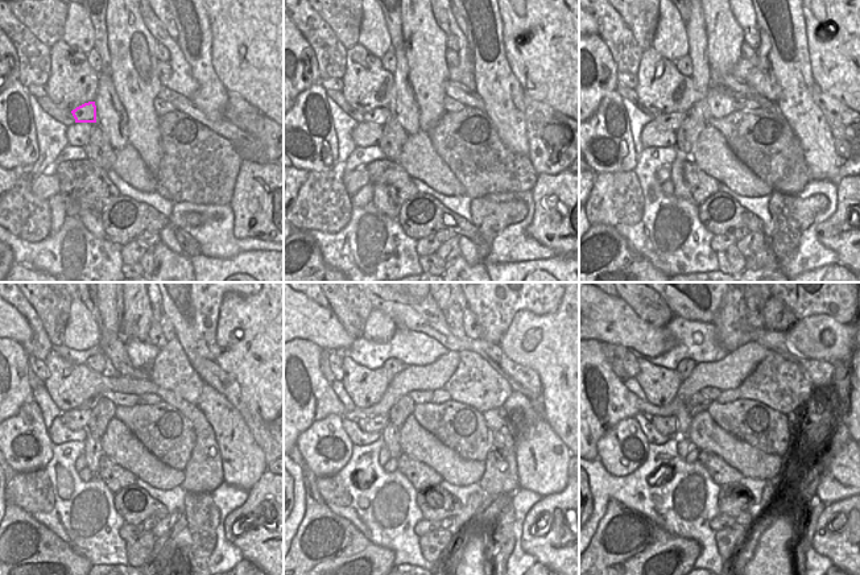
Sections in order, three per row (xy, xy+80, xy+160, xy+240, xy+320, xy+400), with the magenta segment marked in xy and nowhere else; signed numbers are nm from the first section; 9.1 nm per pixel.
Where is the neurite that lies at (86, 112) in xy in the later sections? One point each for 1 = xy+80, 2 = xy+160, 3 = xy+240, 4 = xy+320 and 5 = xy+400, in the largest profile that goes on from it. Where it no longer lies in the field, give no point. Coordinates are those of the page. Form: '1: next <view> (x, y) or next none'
1: next xy+80 (380, 115)
2: next xy+160 (672, 121)
3: next xy+240 (77, 418)
4: next xy+320 (369, 425)
5: next xy+400 (666, 425)

